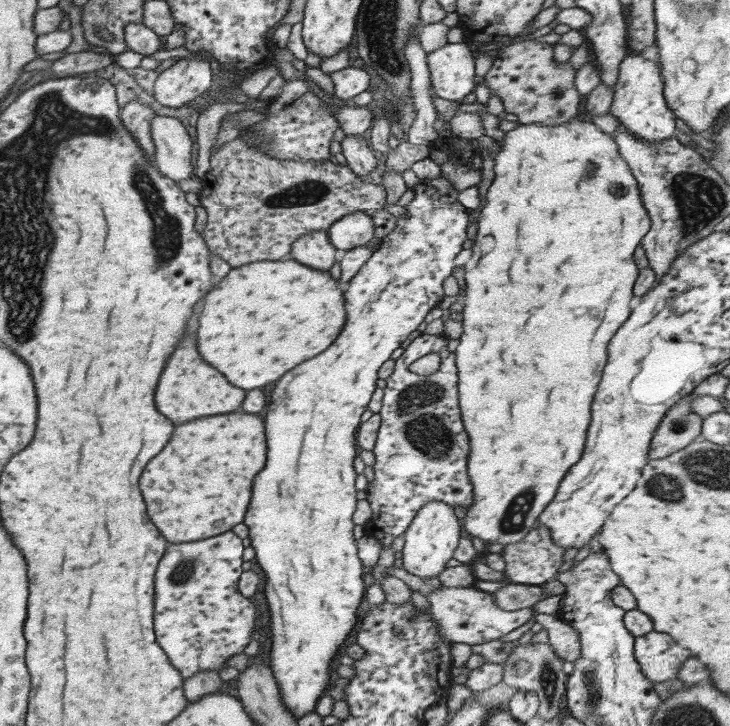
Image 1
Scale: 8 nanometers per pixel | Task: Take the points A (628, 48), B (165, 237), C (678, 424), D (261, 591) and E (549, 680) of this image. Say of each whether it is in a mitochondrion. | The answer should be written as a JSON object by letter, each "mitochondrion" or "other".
{"A":"other","B":"mitochondrion","C":"mitochondrion","D":"other","E":"mitochondrion"}

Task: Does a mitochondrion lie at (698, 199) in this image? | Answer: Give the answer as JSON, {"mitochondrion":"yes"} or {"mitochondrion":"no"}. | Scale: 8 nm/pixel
{"mitochondrion":"yes"}

